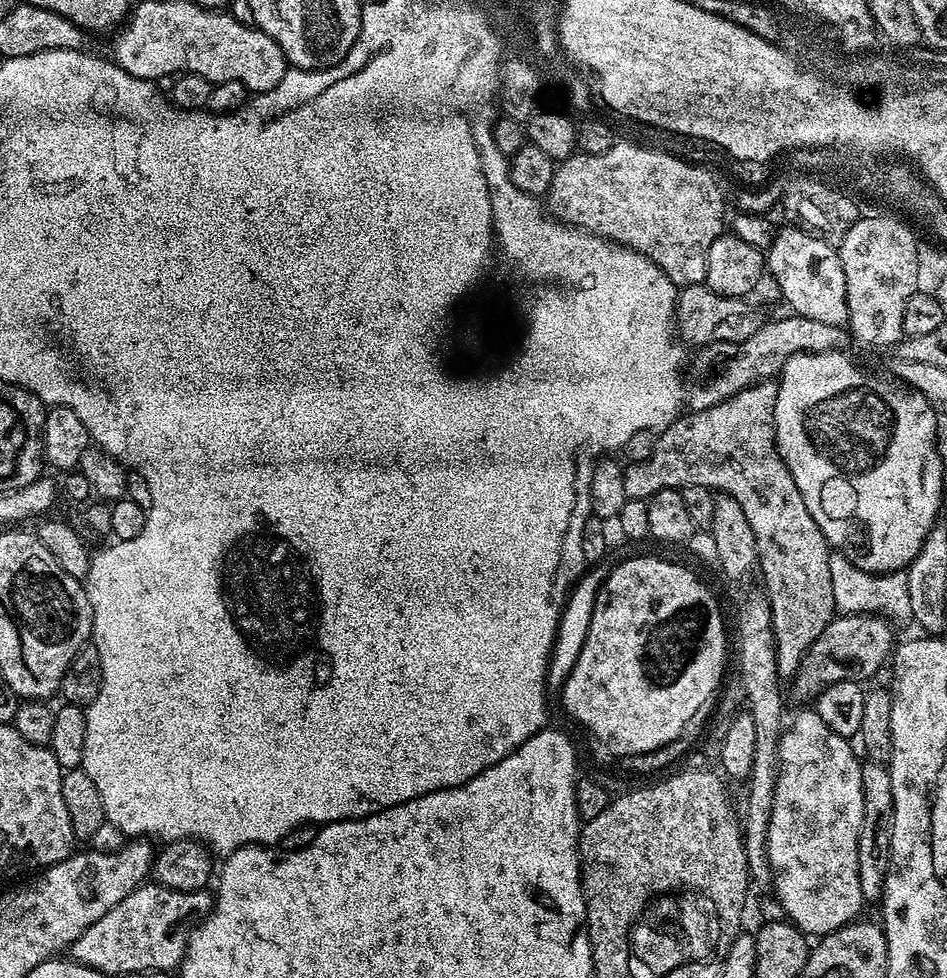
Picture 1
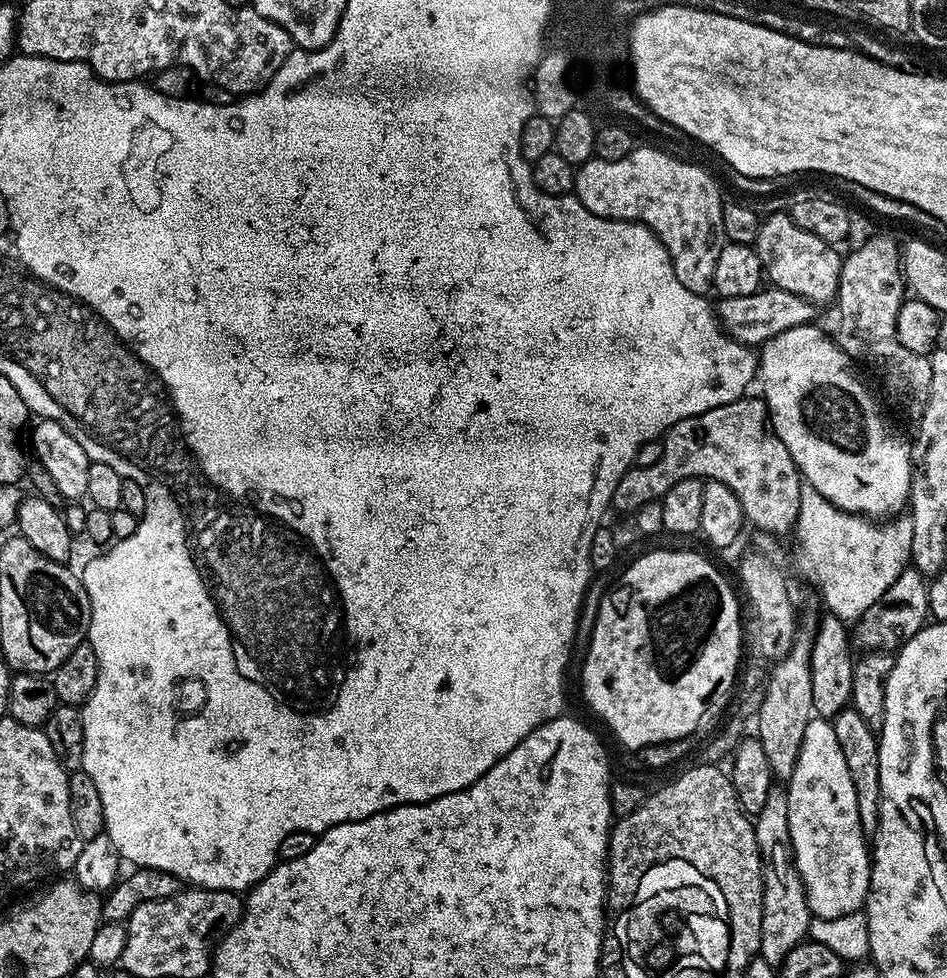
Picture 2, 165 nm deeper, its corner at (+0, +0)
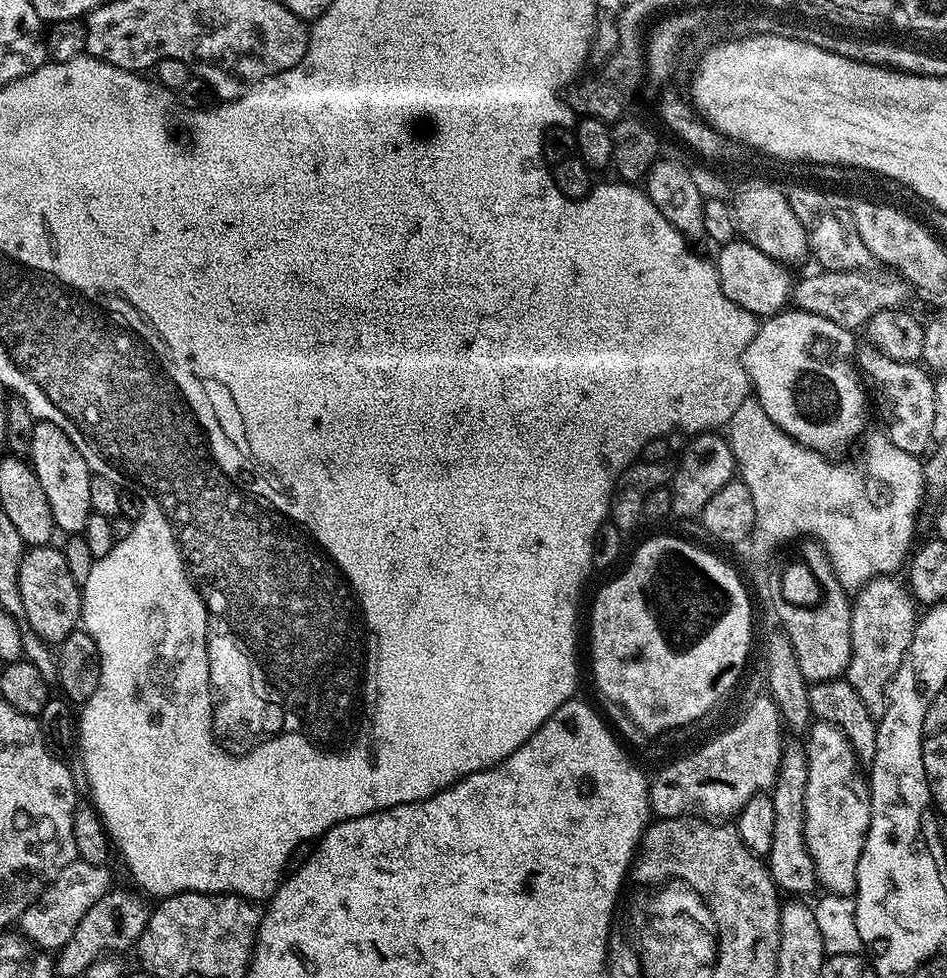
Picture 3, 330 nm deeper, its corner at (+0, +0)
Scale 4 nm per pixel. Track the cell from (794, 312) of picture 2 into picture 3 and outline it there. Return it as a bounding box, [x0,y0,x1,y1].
[791,270,905,330]

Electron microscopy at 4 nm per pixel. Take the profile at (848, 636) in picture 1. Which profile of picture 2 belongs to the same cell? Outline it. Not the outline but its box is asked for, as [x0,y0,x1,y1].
[850,568,929,653]

